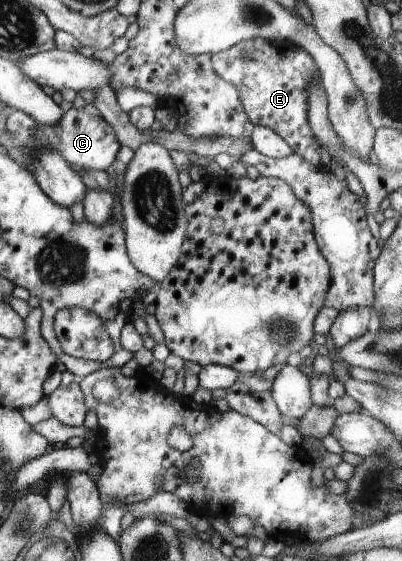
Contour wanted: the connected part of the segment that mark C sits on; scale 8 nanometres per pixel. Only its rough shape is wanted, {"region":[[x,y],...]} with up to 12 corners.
{"region":[[94,103],[38,125],[36,150],[77,173],[109,170],[122,146]]}

